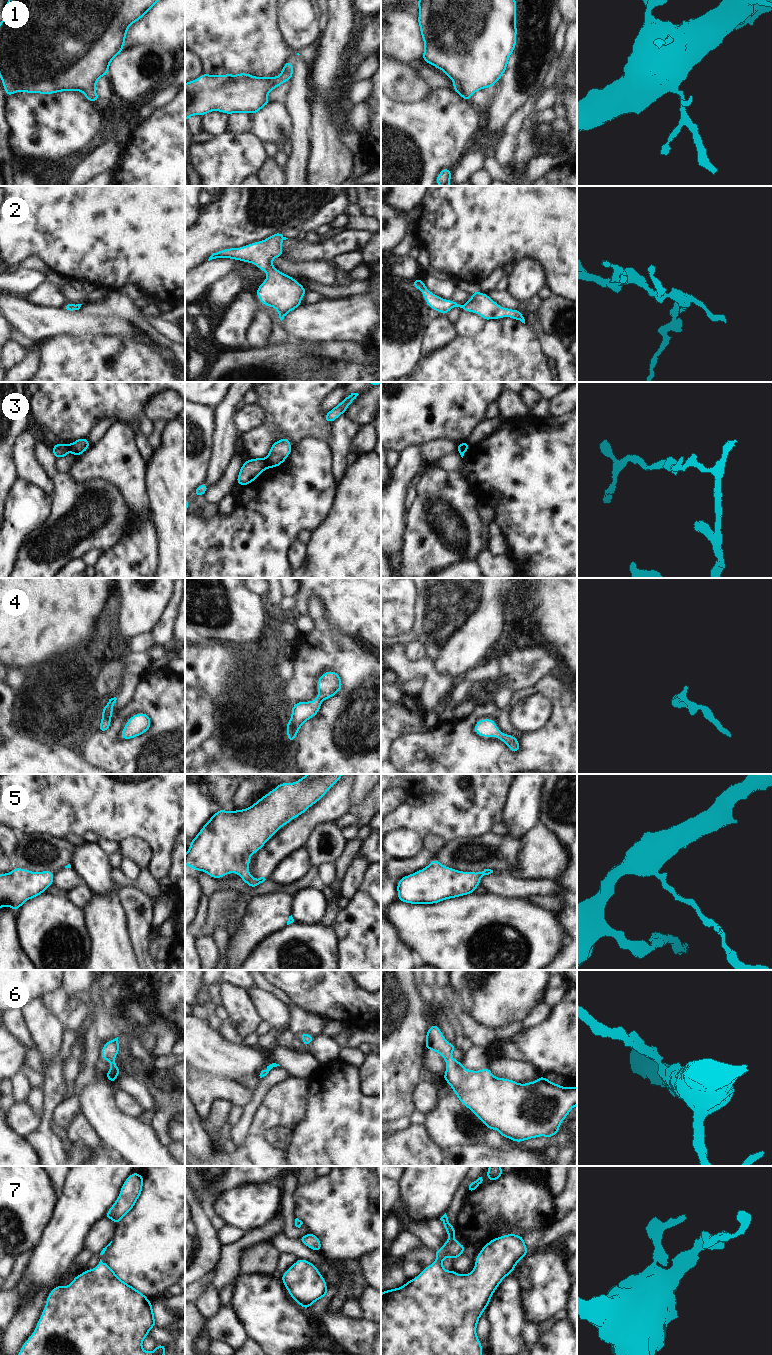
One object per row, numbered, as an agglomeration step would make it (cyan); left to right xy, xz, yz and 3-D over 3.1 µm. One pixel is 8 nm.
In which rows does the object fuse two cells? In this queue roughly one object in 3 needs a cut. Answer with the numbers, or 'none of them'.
3

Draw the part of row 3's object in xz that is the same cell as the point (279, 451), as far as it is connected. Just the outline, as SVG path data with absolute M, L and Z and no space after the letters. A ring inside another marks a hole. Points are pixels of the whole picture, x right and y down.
M284 437L272 444L270 451L265 458L268 463L268 468L280 466L289 456L292 451L292 446L287 437Z

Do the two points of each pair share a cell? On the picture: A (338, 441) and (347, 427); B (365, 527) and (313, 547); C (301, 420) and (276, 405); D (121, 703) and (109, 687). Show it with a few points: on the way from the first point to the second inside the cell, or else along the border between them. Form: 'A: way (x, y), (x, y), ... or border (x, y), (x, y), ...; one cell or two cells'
A: way (339, 438), (344, 430); one cell
B: way (352, 540), (345, 547), (326, 547); one cell
C: way (295, 414), (286, 405), (282, 405); one cell
D: border (124, 674), (124, 684), (115, 696); two cells

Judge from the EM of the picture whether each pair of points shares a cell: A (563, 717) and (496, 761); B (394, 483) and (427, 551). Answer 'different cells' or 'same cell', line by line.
A: same cell
B: different cells

